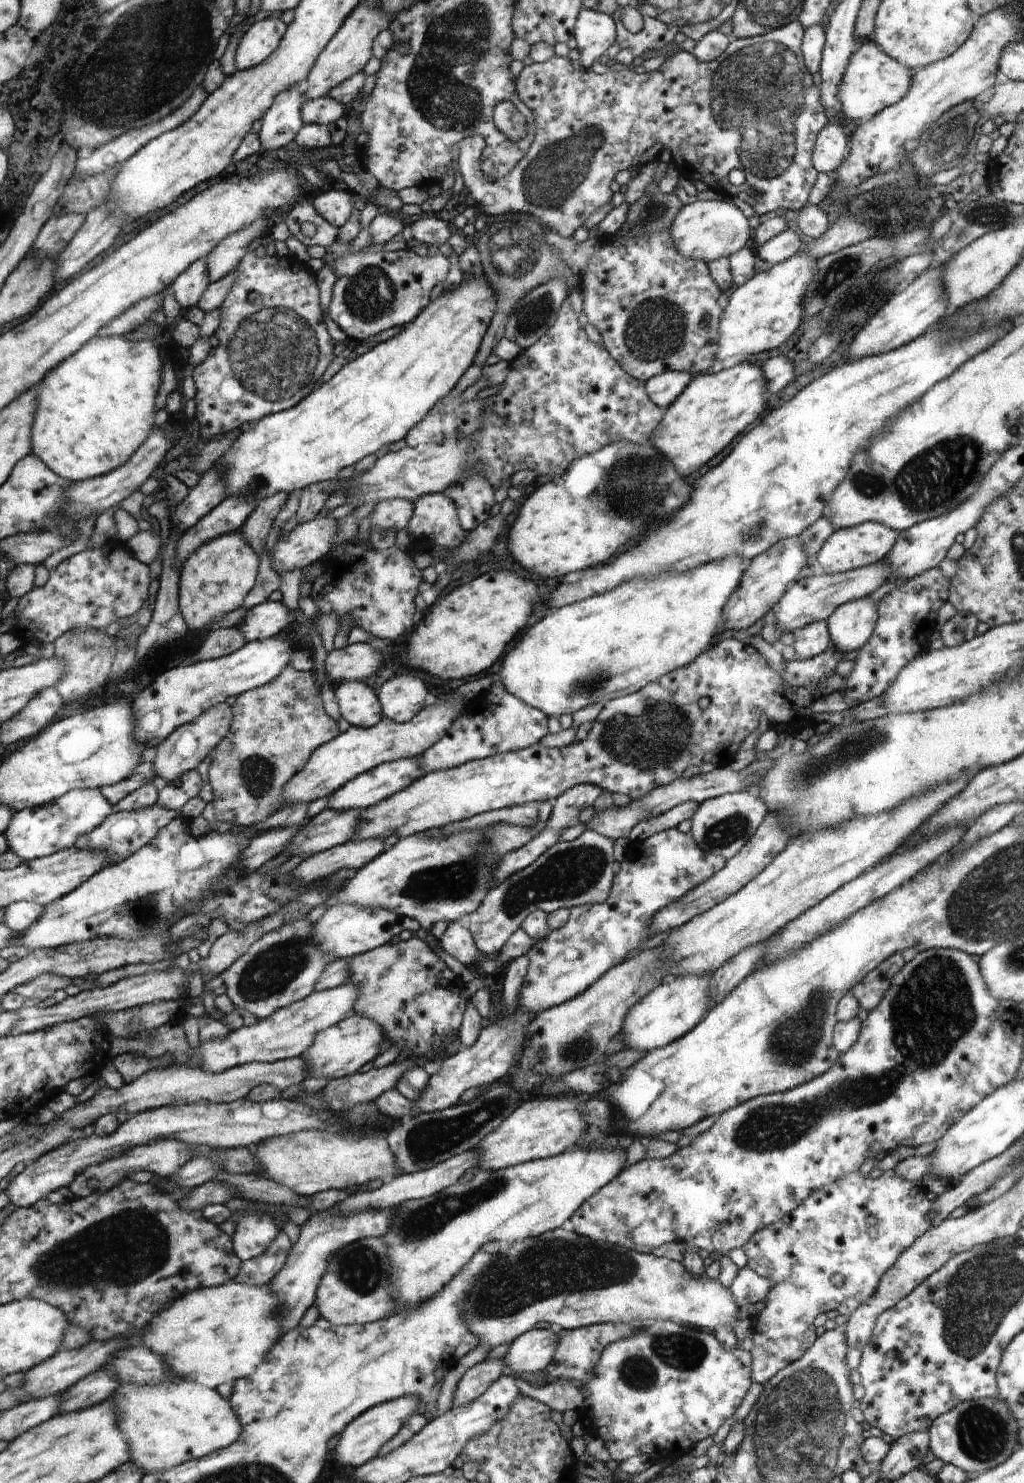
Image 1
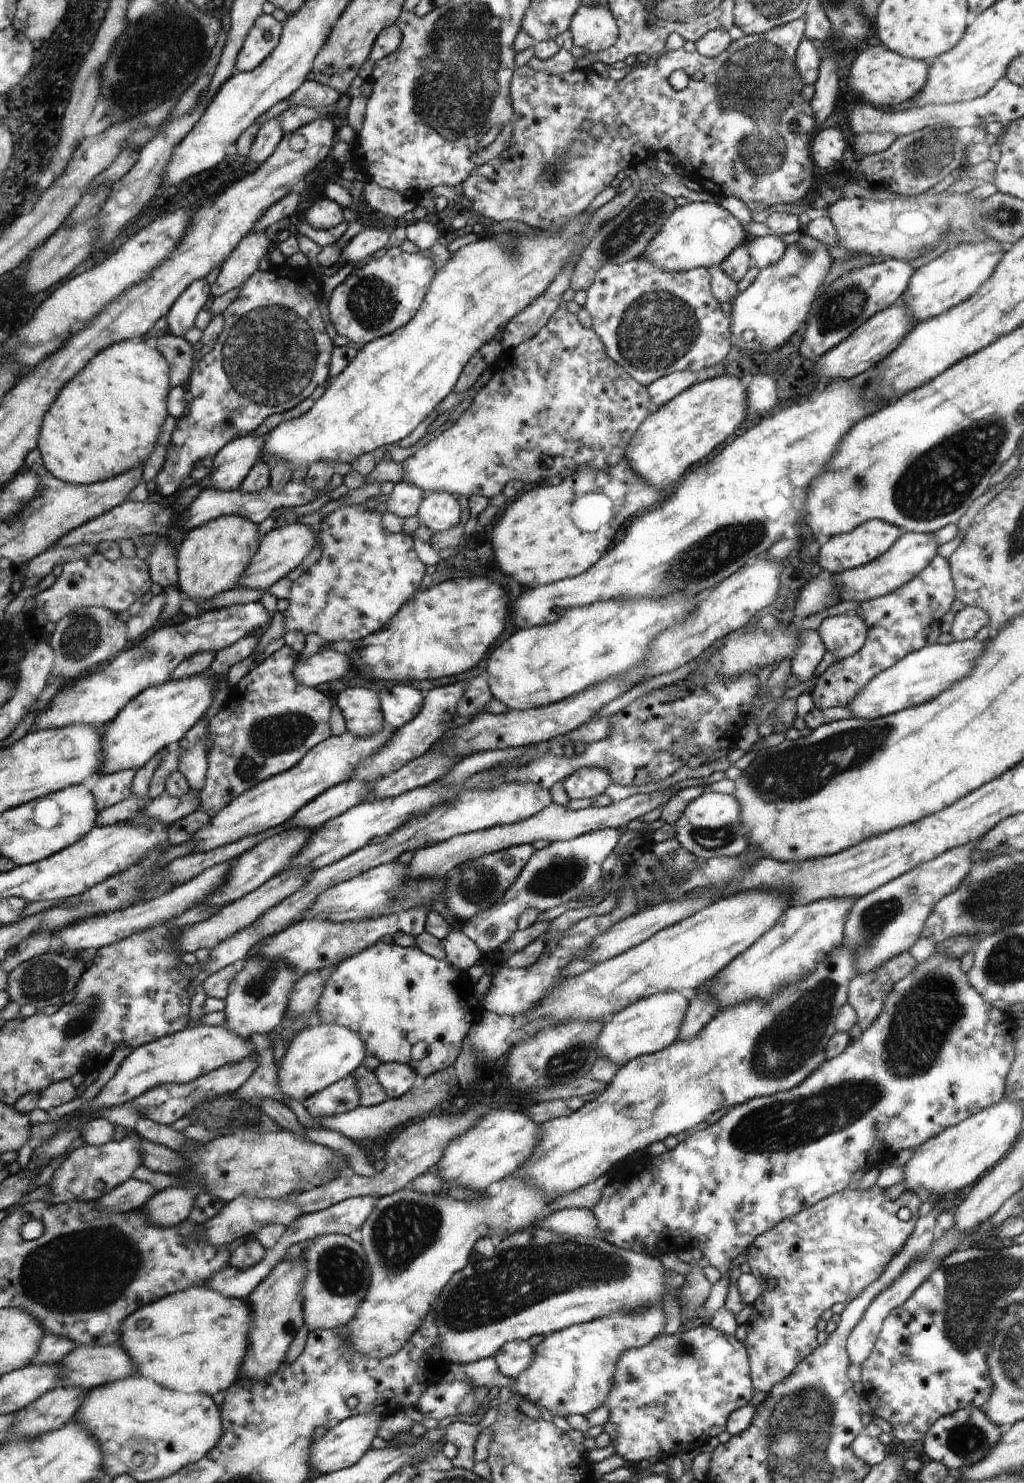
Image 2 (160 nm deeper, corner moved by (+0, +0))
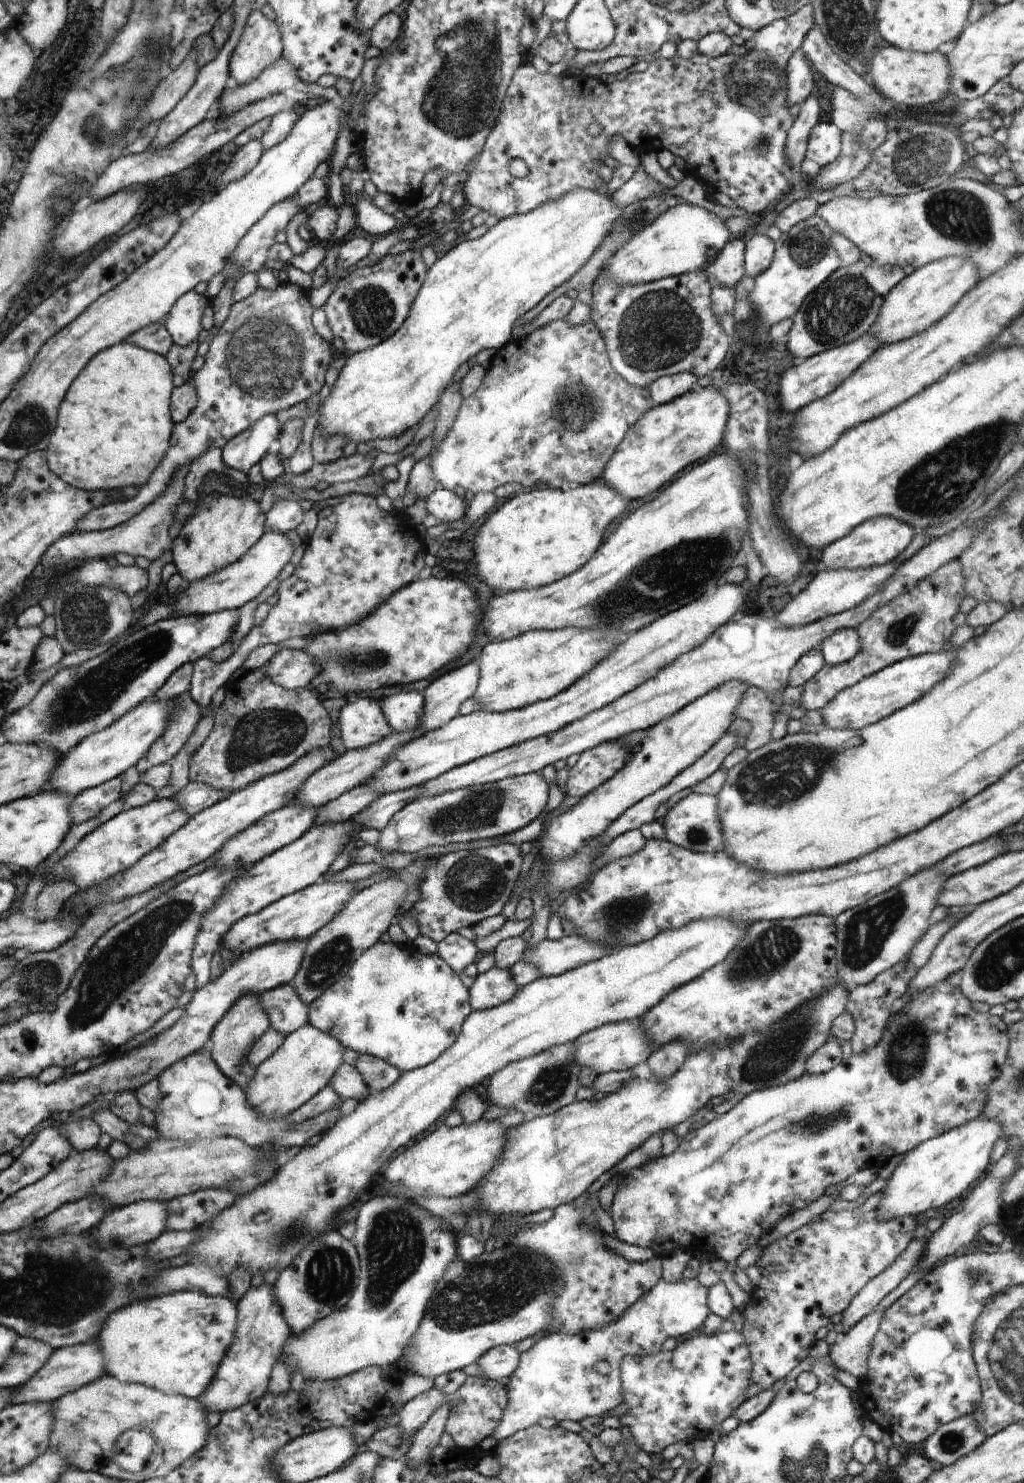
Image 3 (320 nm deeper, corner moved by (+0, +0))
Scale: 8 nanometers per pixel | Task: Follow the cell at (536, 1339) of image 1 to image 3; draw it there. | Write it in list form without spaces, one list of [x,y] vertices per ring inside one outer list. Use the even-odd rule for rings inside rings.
[[[498,1345],[477,1360],[481,1374],[493,1381],[504,1381],[518,1368],[520,1353],[515,1345]]]

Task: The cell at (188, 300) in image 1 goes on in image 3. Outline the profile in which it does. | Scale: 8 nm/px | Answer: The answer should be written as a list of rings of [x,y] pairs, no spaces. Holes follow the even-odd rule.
[[[185,292],[162,321],[178,346],[185,347],[198,341],[204,321],[202,314],[205,314],[205,308],[208,307],[207,299],[205,294]]]

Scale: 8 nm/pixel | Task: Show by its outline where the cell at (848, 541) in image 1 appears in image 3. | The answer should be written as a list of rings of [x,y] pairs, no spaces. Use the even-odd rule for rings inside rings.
[[[889,516],[865,520],[846,536],[823,548],[822,562],[829,569],[865,569],[893,561],[911,542],[917,531]]]

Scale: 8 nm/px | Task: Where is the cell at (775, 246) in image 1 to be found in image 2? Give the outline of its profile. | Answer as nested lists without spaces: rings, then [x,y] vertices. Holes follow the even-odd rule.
[[[765,235],[755,237],[747,246],[752,265],[763,268],[780,262],[788,245],[782,241],[779,235]]]

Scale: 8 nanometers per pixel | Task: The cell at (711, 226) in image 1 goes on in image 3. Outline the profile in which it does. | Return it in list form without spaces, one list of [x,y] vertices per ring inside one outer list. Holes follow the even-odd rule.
[[[689,203],[678,204],[666,209],[651,225],[645,226],[639,233],[630,237],[624,246],[621,246],[602,267],[601,274],[598,276],[609,277],[610,280],[624,284],[642,284],[673,277],[685,275],[686,273],[705,269],[712,266],[717,260],[717,256],[724,250],[726,244],[734,238],[734,235],[724,226],[724,221],[711,214],[698,205]]]

